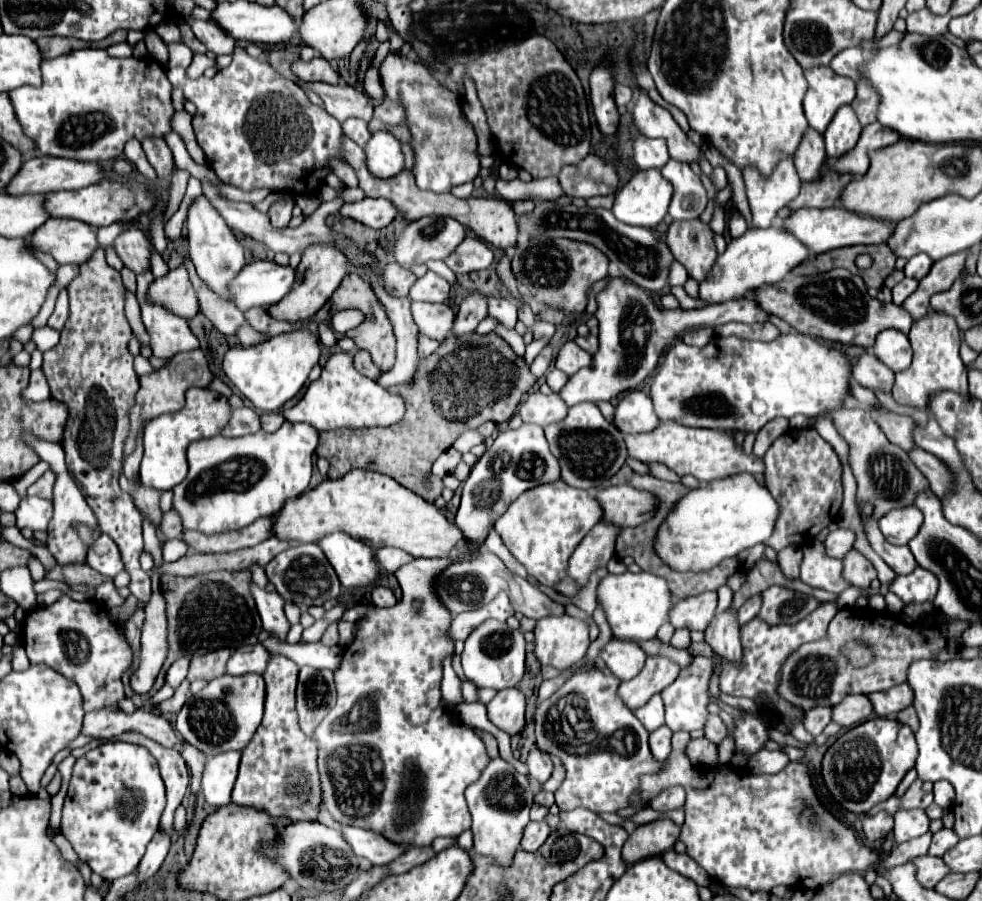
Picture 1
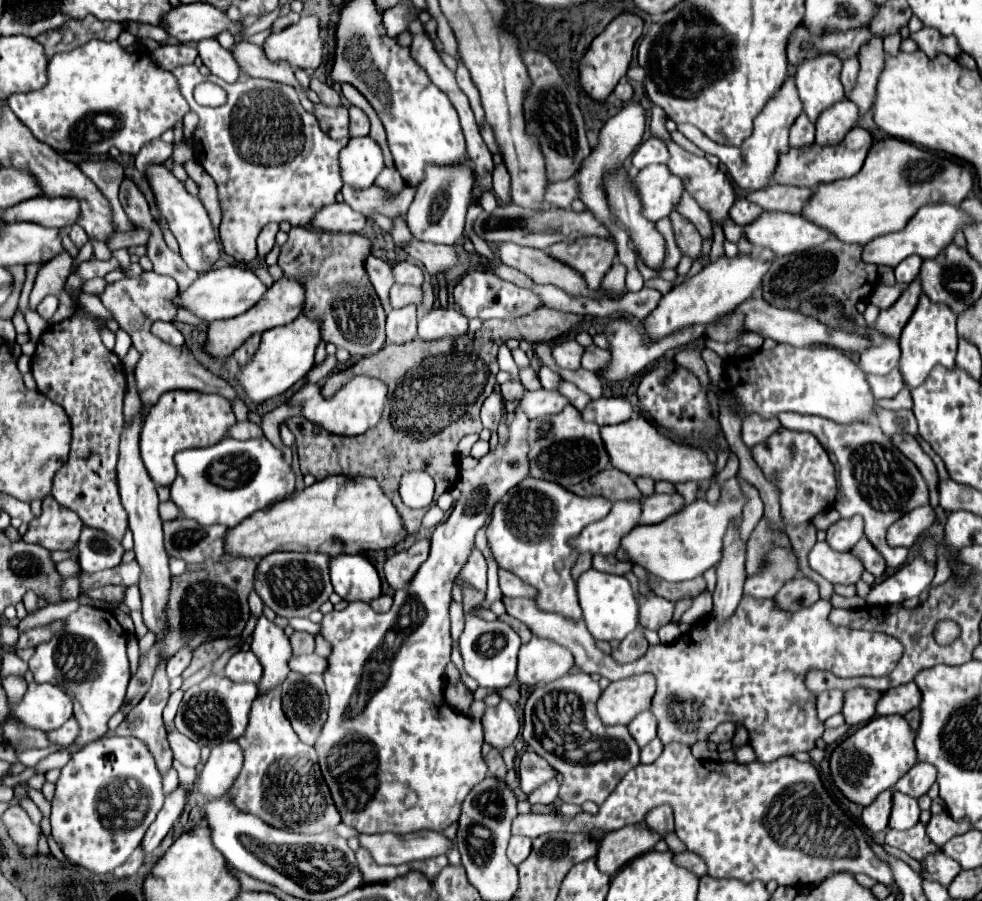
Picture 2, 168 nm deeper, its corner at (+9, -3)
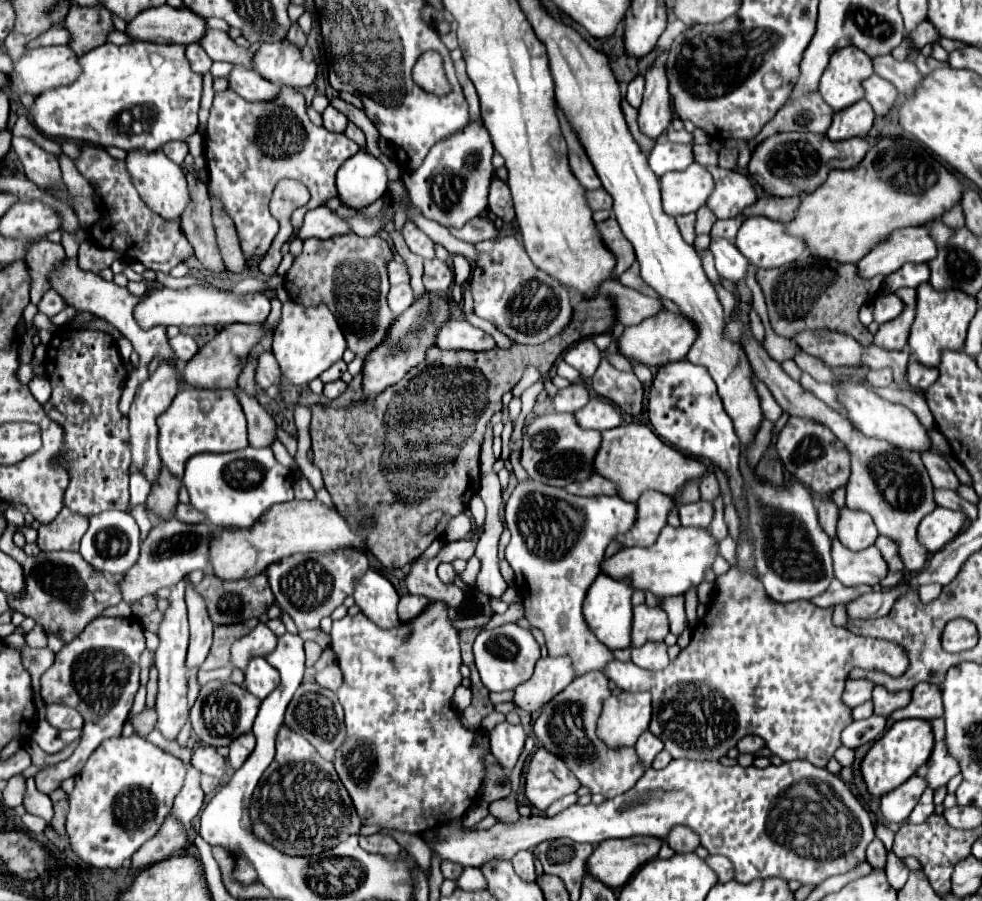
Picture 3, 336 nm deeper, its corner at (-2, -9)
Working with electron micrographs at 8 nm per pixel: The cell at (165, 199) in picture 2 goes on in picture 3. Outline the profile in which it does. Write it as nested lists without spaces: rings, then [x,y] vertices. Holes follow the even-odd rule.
[[[137,150],[135,154],[127,154],[127,170],[133,178],[135,188],[139,190],[141,198],[145,200],[145,204],[161,214],[167,220],[181,220],[185,208],[191,202],[191,192],[187,188],[187,178],[185,172],[181,170],[181,166],[177,166],[175,162],[171,162],[161,150],[157,150],[155,154],[147,154],[145,150]]]

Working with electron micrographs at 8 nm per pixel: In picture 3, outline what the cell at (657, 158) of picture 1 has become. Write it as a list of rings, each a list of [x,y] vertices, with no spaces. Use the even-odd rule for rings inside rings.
[[[659,140],[649,154],[649,168],[655,176],[663,176],[671,170],[685,170],[693,164],[693,152],[687,144],[673,144]]]

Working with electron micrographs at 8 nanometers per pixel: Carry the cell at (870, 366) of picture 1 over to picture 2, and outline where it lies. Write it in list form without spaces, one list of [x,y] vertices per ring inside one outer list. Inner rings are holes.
[[[894,368],[886,376],[868,376],[868,384],[870,384],[876,400],[892,398],[892,396],[898,394],[898,390],[904,388],[904,380],[900,380],[900,370],[898,368]]]

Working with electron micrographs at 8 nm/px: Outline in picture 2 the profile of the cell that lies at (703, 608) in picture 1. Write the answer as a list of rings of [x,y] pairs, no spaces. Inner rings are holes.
[[[656,594],[638,596],[638,604],[640,604],[640,626],[642,628],[658,630],[660,626],[664,626],[672,620],[674,604]]]

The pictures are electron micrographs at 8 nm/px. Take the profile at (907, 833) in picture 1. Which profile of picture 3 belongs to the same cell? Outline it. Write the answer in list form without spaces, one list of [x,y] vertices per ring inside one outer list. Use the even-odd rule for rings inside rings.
[[[925,790],[923,796],[919,798],[917,806],[913,808],[909,822],[911,824],[923,824],[931,814],[933,814],[933,790]]]

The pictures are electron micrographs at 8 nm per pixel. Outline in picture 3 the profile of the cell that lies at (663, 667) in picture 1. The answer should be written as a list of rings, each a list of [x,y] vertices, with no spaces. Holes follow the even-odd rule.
[[[621,692],[603,702],[599,738],[611,748],[633,746],[651,722],[651,692]]]

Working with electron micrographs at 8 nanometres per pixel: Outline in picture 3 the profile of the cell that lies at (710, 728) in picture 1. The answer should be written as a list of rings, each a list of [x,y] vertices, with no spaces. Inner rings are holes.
[[[745,736],[745,738],[741,738],[739,742],[737,742],[737,750],[739,752],[757,752],[759,748],[763,748],[765,746],[765,742],[763,742],[763,738],[759,738],[759,736]]]

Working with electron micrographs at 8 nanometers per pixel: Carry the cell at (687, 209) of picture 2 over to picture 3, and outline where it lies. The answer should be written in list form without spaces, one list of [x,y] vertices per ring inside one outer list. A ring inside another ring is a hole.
[[[711,238],[711,254],[719,276],[729,282],[743,282],[747,270],[747,258],[725,238]]]

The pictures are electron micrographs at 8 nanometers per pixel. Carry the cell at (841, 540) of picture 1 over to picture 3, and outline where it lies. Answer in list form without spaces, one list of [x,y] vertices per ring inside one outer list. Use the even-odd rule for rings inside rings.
[[[843,508],[837,522],[837,538],[845,548],[865,550],[877,540],[879,532],[869,514],[859,514]]]

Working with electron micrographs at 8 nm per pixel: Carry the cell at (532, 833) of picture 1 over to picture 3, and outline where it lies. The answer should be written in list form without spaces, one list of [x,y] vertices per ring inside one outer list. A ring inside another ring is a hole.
[[[531,850],[517,852],[511,862],[513,862],[513,866],[515,866],[515,872],[517,872],[523,880],[529,880],[529,882],[535,880],[535,862],[533,862],[533,852],[531,852]]]

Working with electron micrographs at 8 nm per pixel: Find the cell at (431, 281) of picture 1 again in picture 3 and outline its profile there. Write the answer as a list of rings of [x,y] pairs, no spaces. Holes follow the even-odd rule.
[[[409,284],[391,286],[387,300],[389,300],[389,306],[395,314],[403,314],[413,304],[413,290]]]

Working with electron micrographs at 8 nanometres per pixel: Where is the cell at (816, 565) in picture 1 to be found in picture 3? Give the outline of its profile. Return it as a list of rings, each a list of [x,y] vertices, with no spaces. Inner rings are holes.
[[[833,540],[831,556],[835,578],[845,586],[875,586],[889,572],[875,546],[869,546],[863,552],[853,552],[845,548],[839,540]]]

